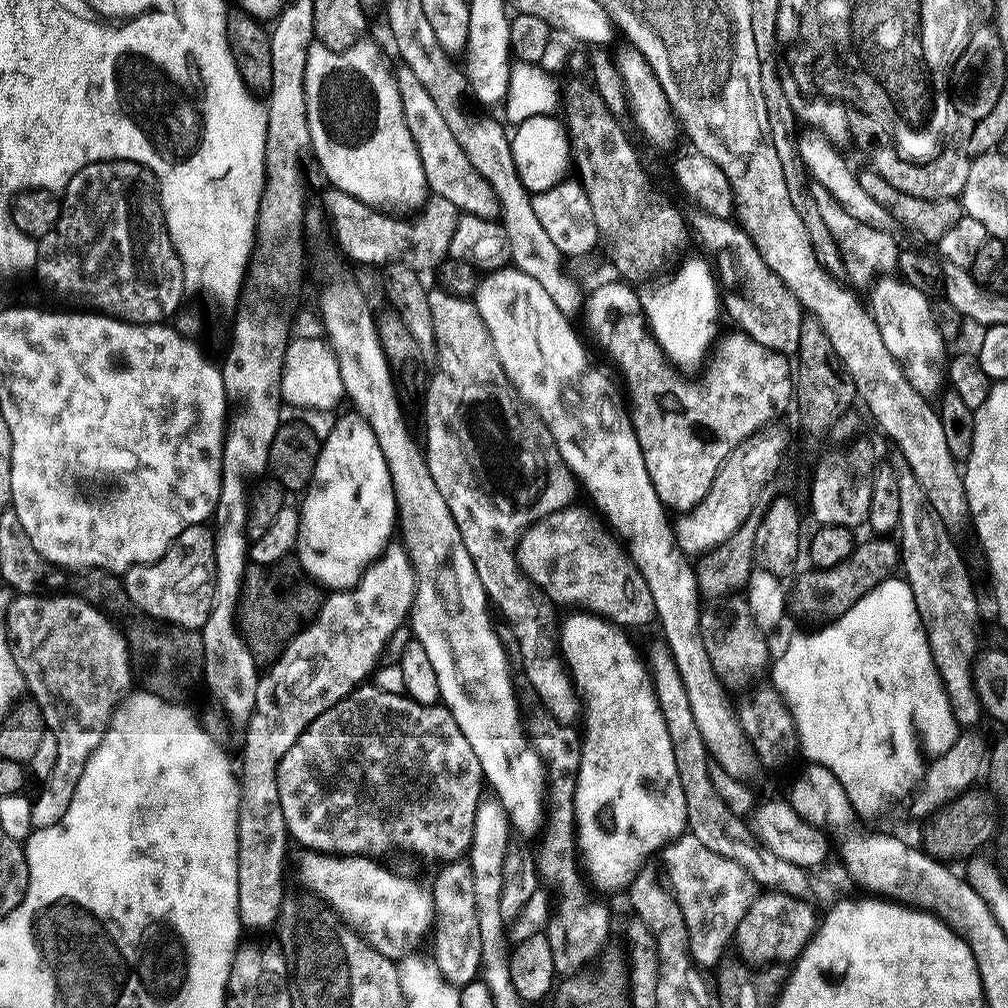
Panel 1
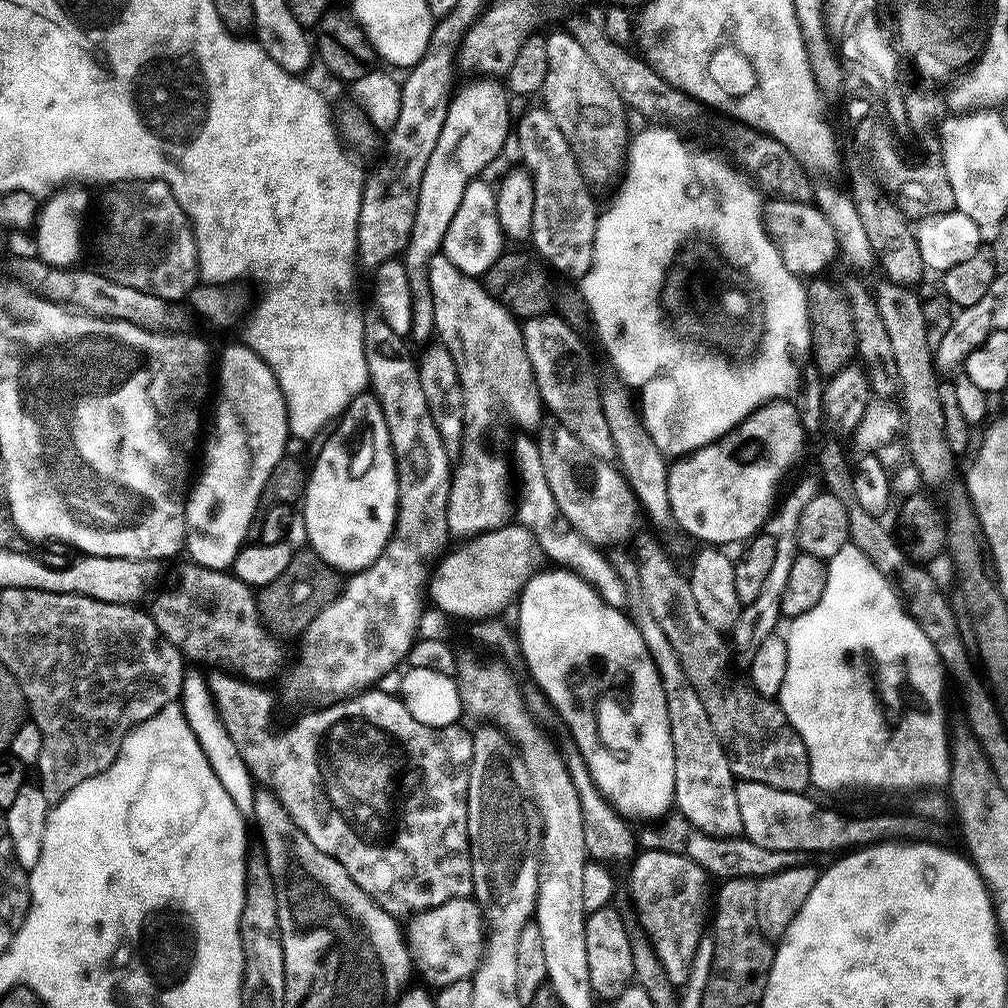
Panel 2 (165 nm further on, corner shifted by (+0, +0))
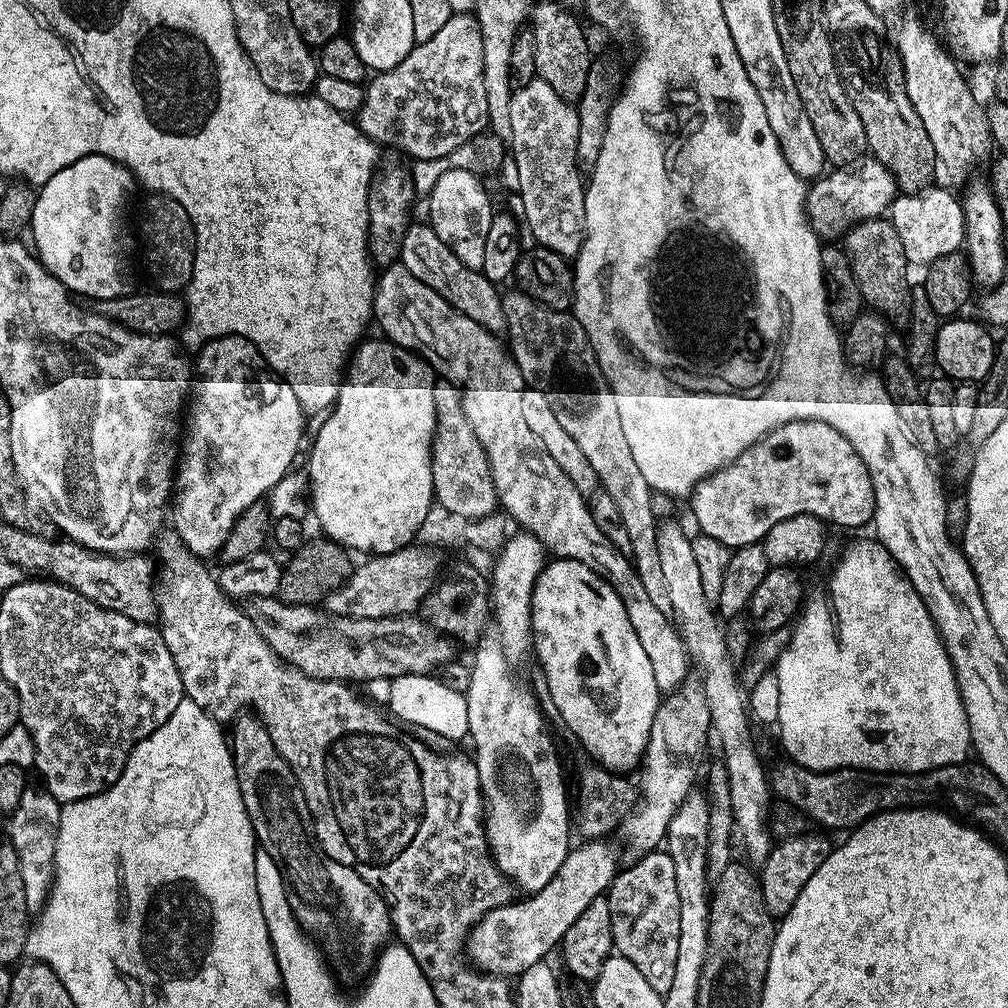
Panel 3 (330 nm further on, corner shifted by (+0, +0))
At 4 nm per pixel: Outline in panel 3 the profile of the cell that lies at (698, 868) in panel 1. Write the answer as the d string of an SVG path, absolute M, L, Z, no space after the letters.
M657 850L646 853L635 863L629 863L626 868L625 872L623 869L617 873L606 893L612 923L612 942L619 955L638 966L642 978L650 982L655 992L665 994L673 985L675 963L678 959L679 894L678 883L675 882L675 864L667 851Z

